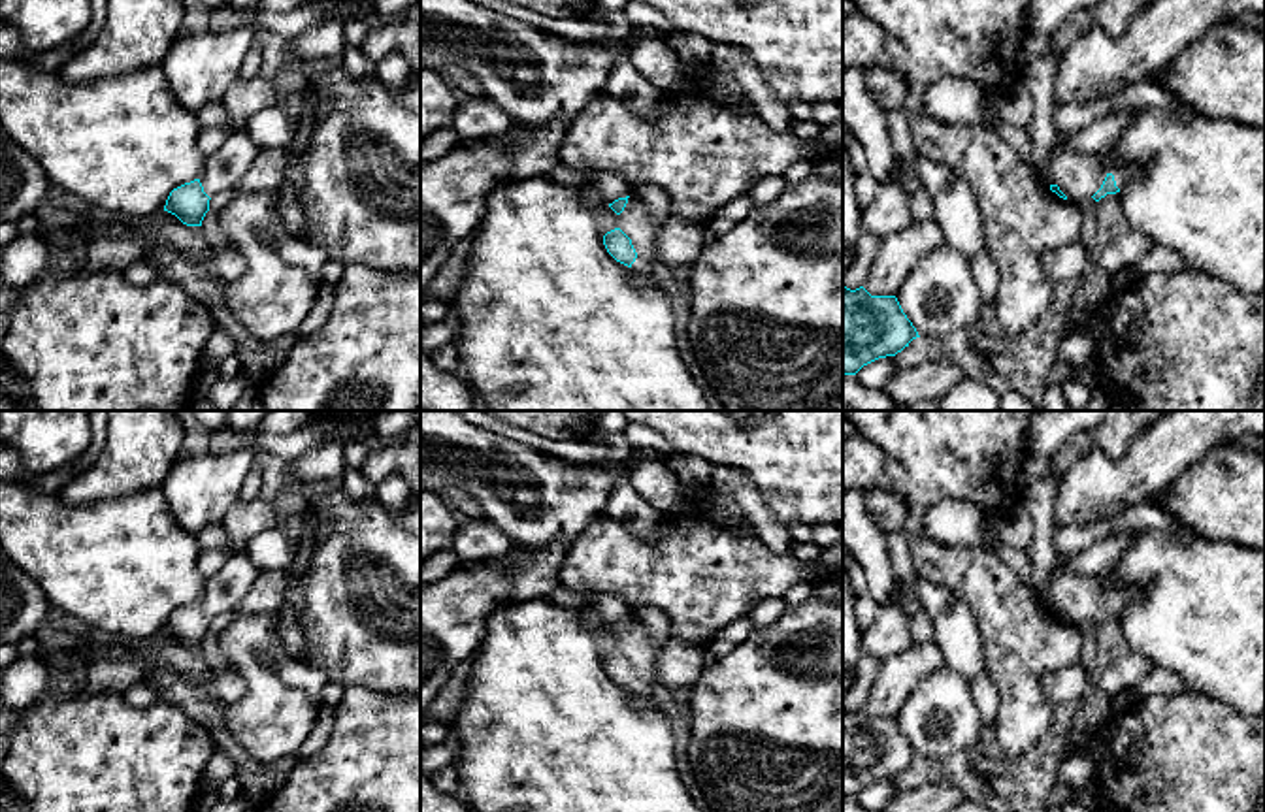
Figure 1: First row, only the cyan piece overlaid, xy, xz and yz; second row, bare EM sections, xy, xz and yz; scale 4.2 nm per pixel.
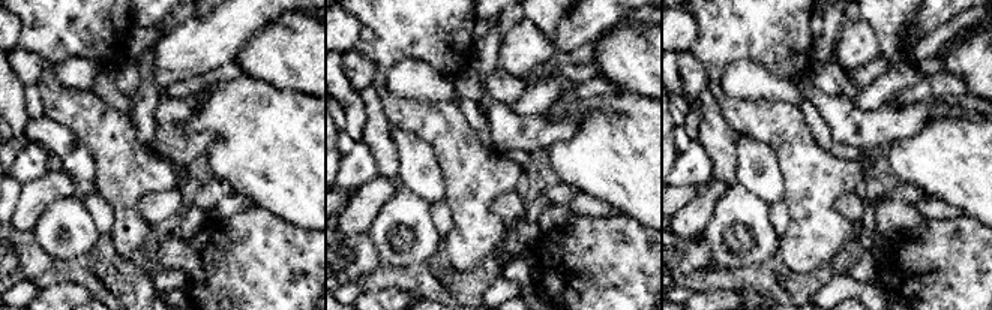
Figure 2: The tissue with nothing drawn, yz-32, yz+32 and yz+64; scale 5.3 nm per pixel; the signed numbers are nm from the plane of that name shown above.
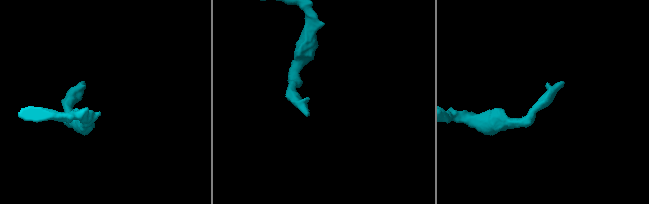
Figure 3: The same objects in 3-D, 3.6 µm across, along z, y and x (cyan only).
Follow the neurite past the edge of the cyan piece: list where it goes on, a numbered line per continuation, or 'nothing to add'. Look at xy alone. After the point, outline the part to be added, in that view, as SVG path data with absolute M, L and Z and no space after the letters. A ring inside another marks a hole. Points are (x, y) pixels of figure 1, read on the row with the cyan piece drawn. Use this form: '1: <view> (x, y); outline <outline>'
1: xy (225, 168); outline M234 126L221 149L205 156L205 168L200 175L204 192L213 198L219 192L236 188L253 166L258 151L245 126Z

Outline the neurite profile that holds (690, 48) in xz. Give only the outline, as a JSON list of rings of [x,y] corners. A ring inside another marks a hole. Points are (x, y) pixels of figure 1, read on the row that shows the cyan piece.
[[[671,30],[671,38],[667,40],[673,53],[686,64],[699,68],[711,62],[711,55],[715,43],[684,30]]]

